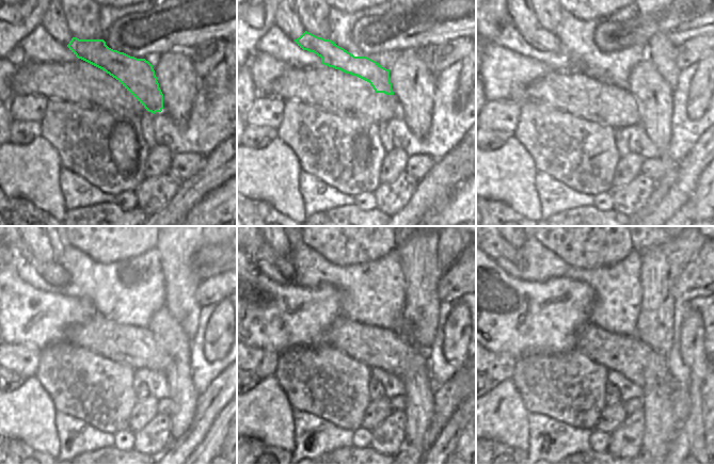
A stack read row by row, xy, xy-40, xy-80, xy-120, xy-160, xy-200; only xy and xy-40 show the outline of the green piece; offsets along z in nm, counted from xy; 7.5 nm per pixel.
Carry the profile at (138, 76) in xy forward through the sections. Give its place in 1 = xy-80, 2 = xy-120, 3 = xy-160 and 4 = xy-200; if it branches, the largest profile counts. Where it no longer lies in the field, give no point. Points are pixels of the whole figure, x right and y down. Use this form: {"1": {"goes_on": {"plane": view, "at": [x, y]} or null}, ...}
{"1": {"goes_on": {"plane": "xy-80", "at": [540, 38]}}, "2": {"goes_on": {"plane": "xy-120", "at": [53, 273]}}, "3": {"goes_on": {"plane": "xy-160", "at": [258, 250]}}, "4": {"goes_on": {"plane": "xy-200", "at": [497, 247]}}}

